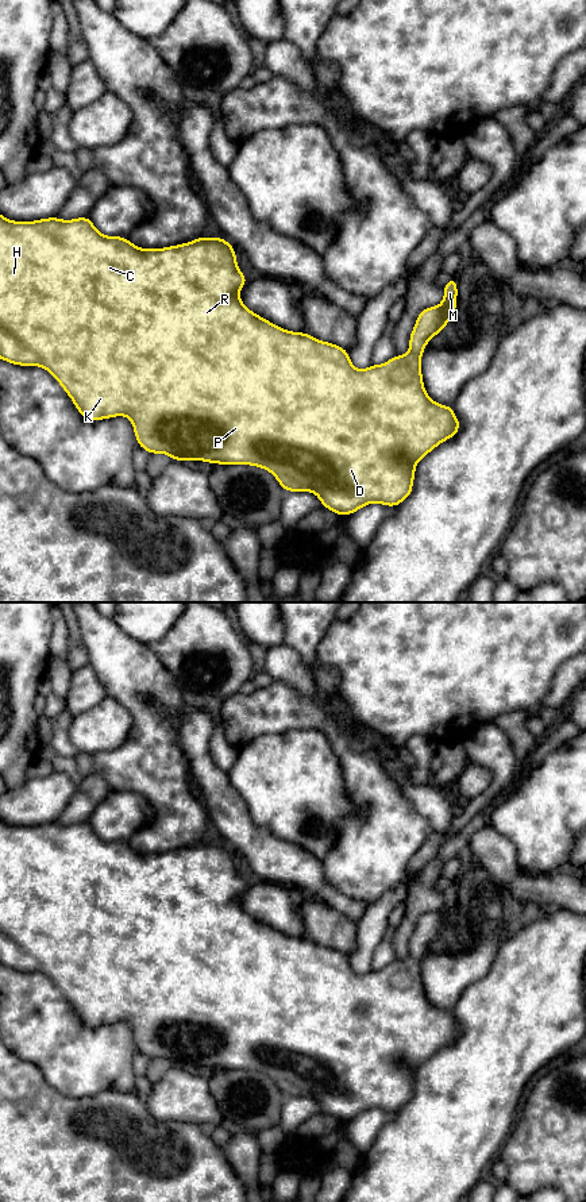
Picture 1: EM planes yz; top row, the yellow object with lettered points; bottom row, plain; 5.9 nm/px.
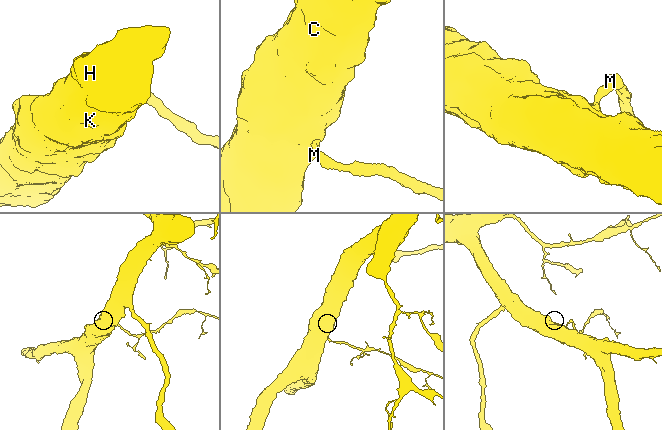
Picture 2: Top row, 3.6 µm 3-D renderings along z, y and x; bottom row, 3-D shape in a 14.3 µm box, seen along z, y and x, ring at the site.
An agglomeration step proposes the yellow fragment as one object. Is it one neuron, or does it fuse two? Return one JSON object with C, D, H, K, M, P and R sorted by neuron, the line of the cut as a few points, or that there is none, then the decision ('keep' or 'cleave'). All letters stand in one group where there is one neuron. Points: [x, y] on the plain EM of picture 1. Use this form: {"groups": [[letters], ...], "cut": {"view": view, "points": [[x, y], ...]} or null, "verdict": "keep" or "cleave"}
{"groups": [["C", "D", "H", "K", "M", "P", "R"]], "cut": null, "verdict": "keep"}

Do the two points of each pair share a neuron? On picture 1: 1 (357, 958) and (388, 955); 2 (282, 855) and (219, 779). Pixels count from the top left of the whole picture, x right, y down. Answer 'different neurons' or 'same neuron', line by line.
1: different neurons
2: same neuron

